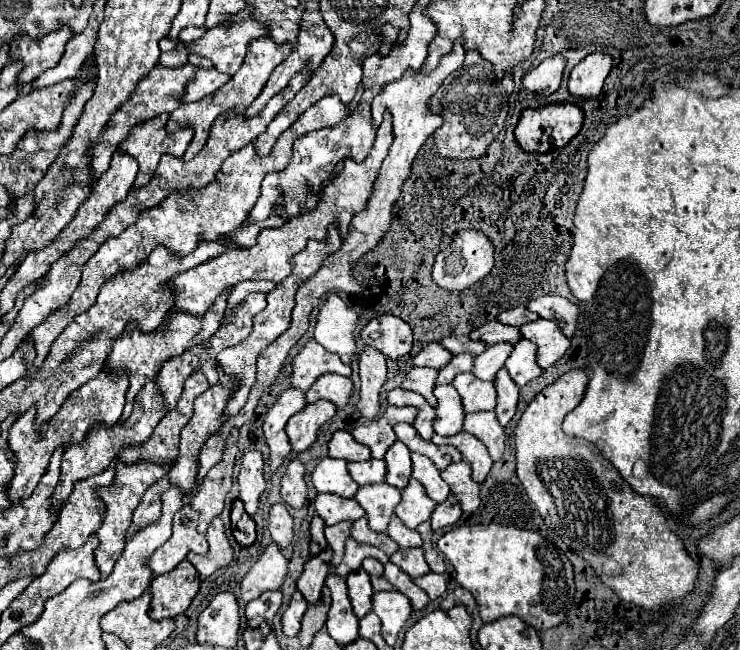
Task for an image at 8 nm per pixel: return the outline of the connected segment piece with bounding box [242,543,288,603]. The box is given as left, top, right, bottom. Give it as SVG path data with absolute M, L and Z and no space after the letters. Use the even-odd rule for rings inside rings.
M270 543L266 551L260 555L260 559L254 563L254 567L248 571L248 575L242 581L242 599L248 603L264 591L276 591L284 583L284 577L288 573L286 557L280 553L278 545Z

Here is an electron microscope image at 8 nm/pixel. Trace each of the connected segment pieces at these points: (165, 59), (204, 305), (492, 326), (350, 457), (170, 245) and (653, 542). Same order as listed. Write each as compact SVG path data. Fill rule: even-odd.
M180 43L180 49L174 49L174 51L168 51L168 53L162 53L160 55L160 65L164 67L178 67L178 65L184 65L188 59L186 59L186 49L184 45Z
M384 113L384 121L382 121L380 129L376 131L374 147L368 153L368 157L362 163L354 163L354 161L346 159L344 167L338 171L338 175L322 189L322 193L318 197L318 205L312 211L306 211L304 215L288 221L282 227L262 229L258 239L256 239L256 245L252 245L248 249L230 249L224 255L210 259L204 265L198 265L194 269L188 269L188 271L176 275L170 283L166 283L164 291L174 295L174 307L166 313L160 327L164 327L168 323L168 317L172 317L172 313L180 313L180 311L190 313L194 317L204 317L204 313L214 303L214 299L240 281L248 281L248 279L260 281L260 279L264 279L264 281L272 281L272 283L280 285L290 275L290 259L304 249L308 239L316 237L318 241L326 241L330 223L336 223L340 237L344 239L348 235L350 219L366 207L366 203L372 195L374 181L380 175L382 161L386 159L392 141L394 141L394 137L392 137L392 117L390 117L390 113Z
M490 321L490 323L482 325L482 327L478 327L476 331L472 331L470 339L484 341L486 345L494 345L494 343L500 343L500 341L516 345L520 341L520 331L516 327L500 325L498 321Z
M336 431L332 435L332 441L328 445L330 457L346 459L346 461L368 461L370 449L366 445L360 445L348 431Z
M362 83L358 85L354 99L347 105L344 105L338 97L326 97L320 103L312 105L312 109L306 109L298 121L296 121L296 133L294 129L286 129L276 145L272 147L272 153L268 157L258 157L254 153L254 145L248 143L246 147L242 147L240 151L232 153L220 167L216 179L202 191L188 191L188 193L172 193L168 197L168 201L164 199L158 207L154 209L146 209L136 225L132 225L132 229L126 229L122 235L118 237L110 237L96 253L92 259L88 259L88 265L84 265L84 273L82 273L82 281L76 289L76 293L72 293L68 305L64 305L64 309L54 311L50 317L46 317L46 321L42 321L40 325L36 325L36 329L32 329L32 333L28 335L28 339L34 343L36 349L36 359L28 365L26 377L32 377L36 373L36 369L42 365L42 361L46 359L50 345L54 343L54 339L62 333L62 329L82 311L90 309L96 301L96 295L100 291L100 287L112 279L114 275L128 271L128 269L136 269L136 265L140 265L142 261L146 261L152 253L152 249L156 249L156 245L164 245L170 253L176 255L188 255L192 253L192 249L196 249L196 245L200 241L220 241L220 243L230 243L232 239L232 231L236 231L242 221L246 219L248 211L254 207L256 199L260 197L260 183L264 179L266 173L270 171L280 171L288 165L288 161L292 159L292 143L296 137L308 133L308 131L316 131L322 127L332 127L338 121L342 121L344 117L348 117L352 111L358 106L362 97Z
M572 369L572 371L564 373L552 385L544 387L530 401L530 405L526 407L526 411L520 417L520 421L516 425L516 431L514 431L514 435L516 435L514 437L514 443L516 443L516 473L518 473L518 479L520 479L520 483L524 485L526 493L528 493L528 497L536 505L538 513L558 515L558 529L548 527L544 519L540 523L540 533L550 543L564 549L564 533L570 533L572 537L566 537L566 541L570 541L568 545L576 553L580 553L594 567L594 571L598 573L598 577L602 579L604 585L608 585L624 601L632 601L632 603L640 605L640 607L644 607L646 611L658 611L670 599L686 597L692 591L692 587L696 585L698 563L692 561L692 557L686 553L680 537L670 531L670 527L666 523L666 517L660 511L654 497L638 495L624 481L624 477L620 477L618 469L612 463L602 459L596 445L588 443L588 441L584 441L580 437L568 437L562 431L564 417L572 409L578 407L578 403L584 397L586 385L588 385L586 371L584 369ZM608 561L618 563L620 569L616 569L612 573L606 573L604 565Z

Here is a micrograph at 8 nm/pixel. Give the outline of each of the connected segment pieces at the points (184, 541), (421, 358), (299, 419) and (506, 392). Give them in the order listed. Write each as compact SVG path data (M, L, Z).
M186 505L176 513L172 537L160 549L156 549L152 559L148 559L148 565L154 575L164 575L172 571L180 561L186 559L188 553L200 553L200 555L208 553L206 537L196 533L198 519L200 515L190 505Z
M430 343L426 345L416 357L414 357L414 365L418 367L436 367L442 369L444 363L448 363L452 359L452 353L448 349L444 349L440 343Z
M316 401L306 405L300 413L296 413L288 425L286 433L294 451L306 451L318 437L320 427L336 415L336 405L330 401Z
M500 369L496 375L496 393L498 393L498 405L496 405L496 415L502 427L508 425L508 421L516 413L518 405L518 385L510 379L506 369Z

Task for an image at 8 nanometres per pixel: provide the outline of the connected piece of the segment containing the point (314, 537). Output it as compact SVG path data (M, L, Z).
M316 515L310 525L310 551L312 551L312 555L320 555L328 547L326 537L324 537L324 527L326 527L324 521Z

